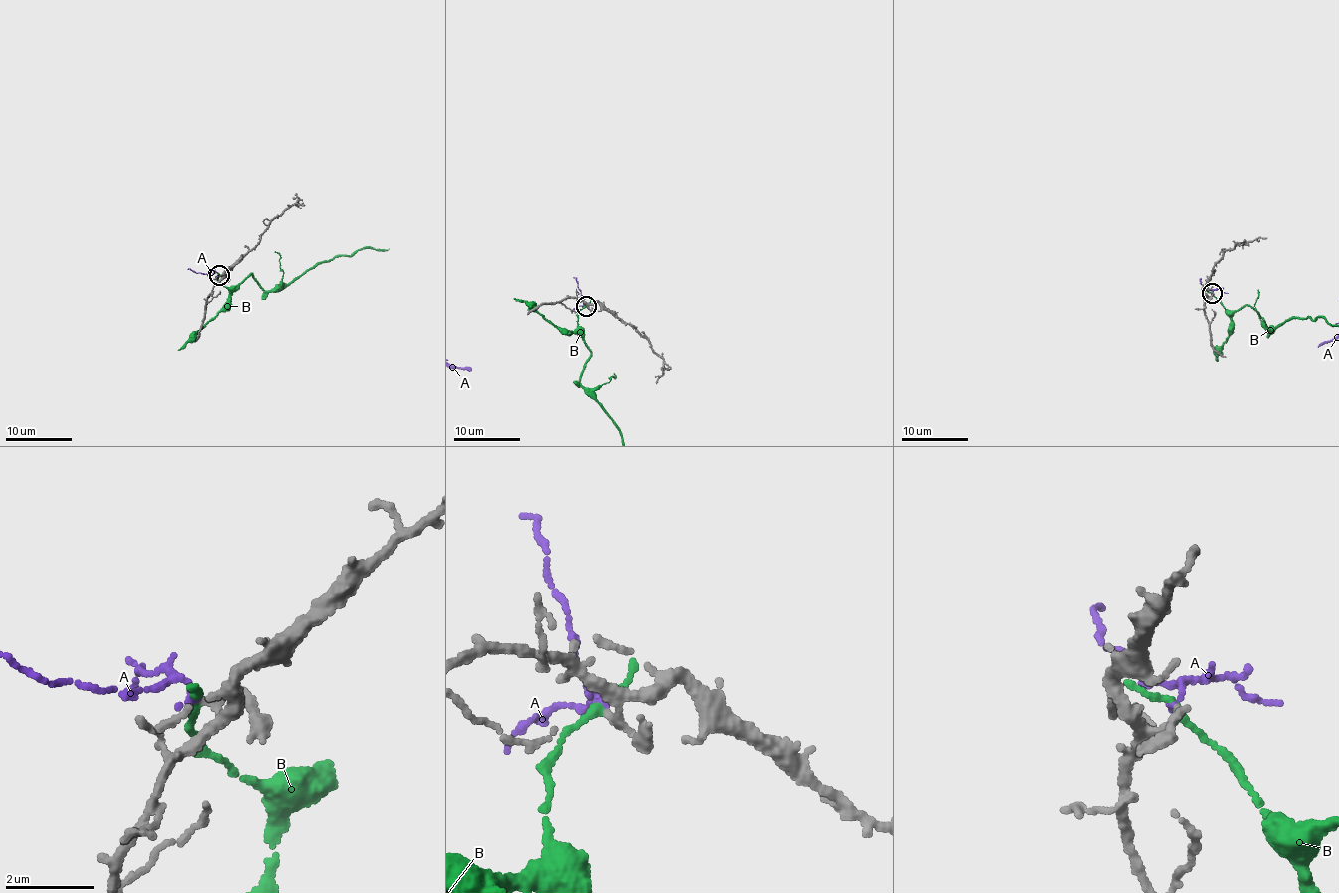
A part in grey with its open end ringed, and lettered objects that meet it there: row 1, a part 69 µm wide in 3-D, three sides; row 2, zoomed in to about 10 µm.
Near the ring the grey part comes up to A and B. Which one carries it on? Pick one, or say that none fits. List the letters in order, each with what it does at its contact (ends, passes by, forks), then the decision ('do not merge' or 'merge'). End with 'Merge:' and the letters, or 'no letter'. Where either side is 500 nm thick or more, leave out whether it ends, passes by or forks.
A: it passes by; merge
B: it passes by; do not merge
Merge: A

